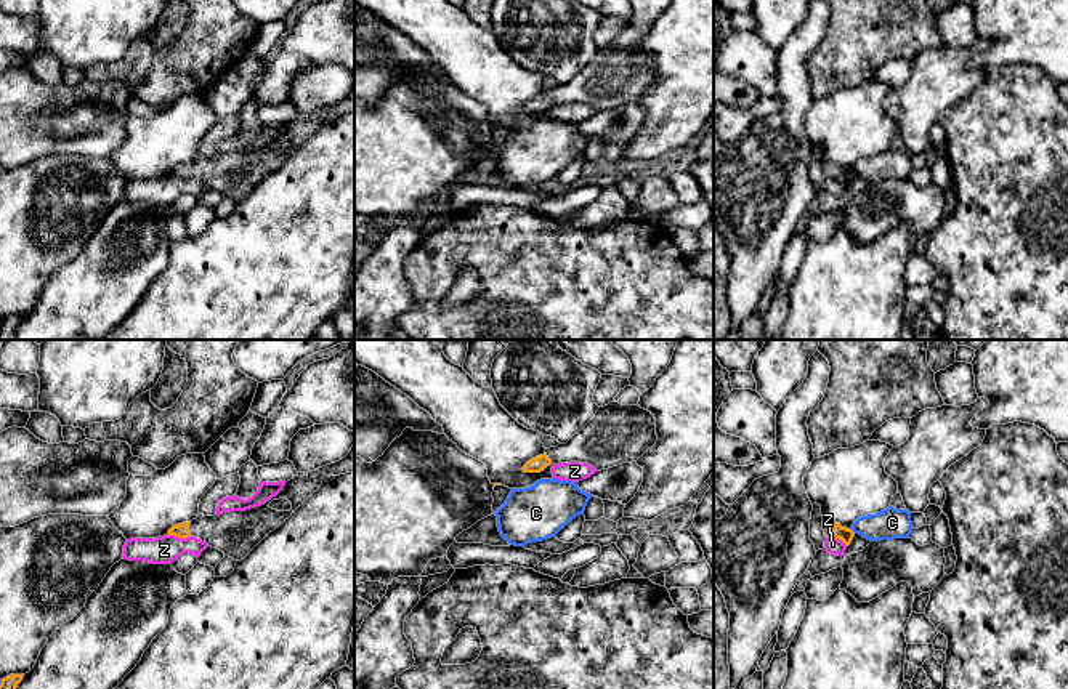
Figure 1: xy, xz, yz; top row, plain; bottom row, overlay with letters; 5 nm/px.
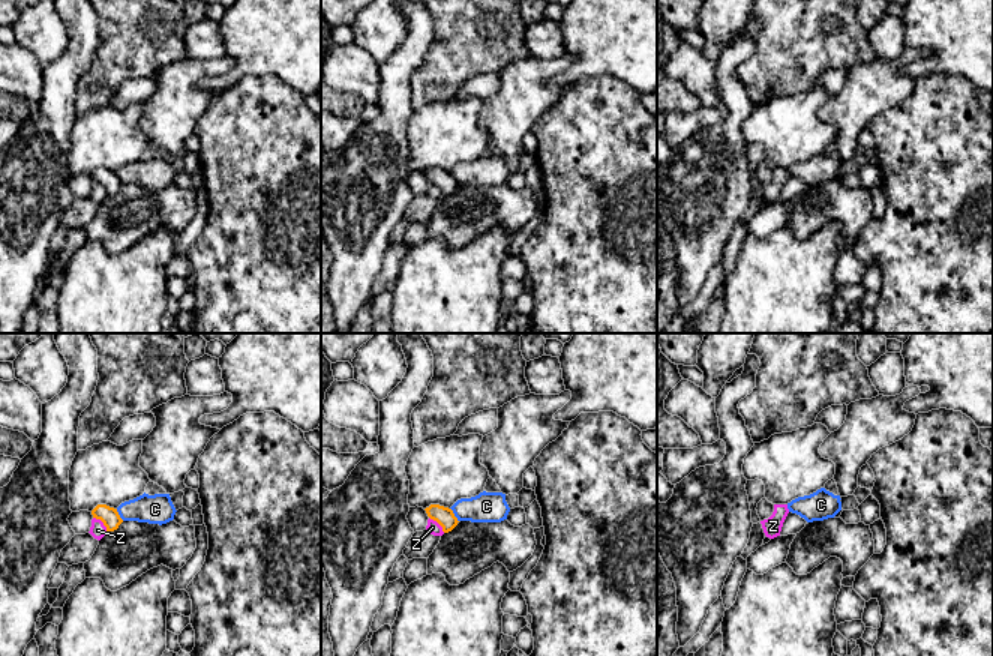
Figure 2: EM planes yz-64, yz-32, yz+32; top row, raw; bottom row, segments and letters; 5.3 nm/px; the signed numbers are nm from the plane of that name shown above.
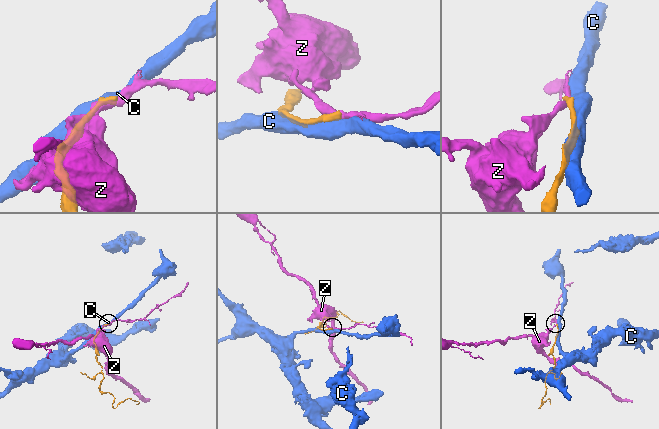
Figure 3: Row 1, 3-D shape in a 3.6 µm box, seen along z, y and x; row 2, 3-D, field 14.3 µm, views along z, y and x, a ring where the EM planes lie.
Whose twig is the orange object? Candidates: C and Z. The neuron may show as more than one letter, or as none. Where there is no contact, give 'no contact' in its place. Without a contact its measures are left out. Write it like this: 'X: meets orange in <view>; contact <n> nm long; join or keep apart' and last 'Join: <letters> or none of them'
C: meets orange in yz; contact 40 nm long; keep apart
Z: meets orange in xy; contact 120 nm long; keep apart
Join: none of them

